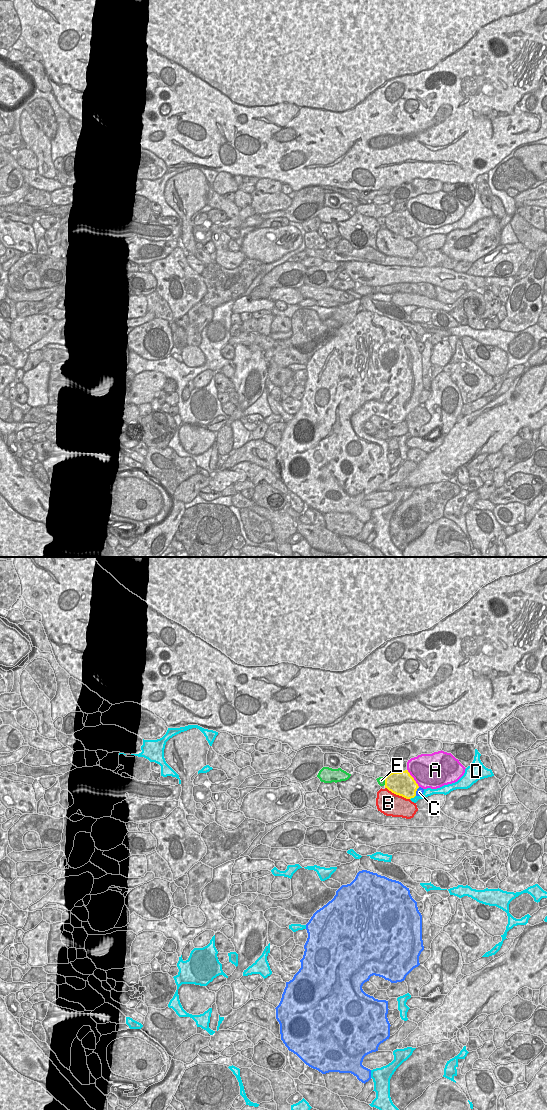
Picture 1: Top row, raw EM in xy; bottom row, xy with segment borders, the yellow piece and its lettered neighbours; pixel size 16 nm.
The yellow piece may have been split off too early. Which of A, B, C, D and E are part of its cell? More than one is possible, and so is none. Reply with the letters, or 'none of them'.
none of them

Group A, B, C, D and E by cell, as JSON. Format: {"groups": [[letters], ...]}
{"groups": [["A"], ["B"], ["C"], ["D"], ["E"]]}

